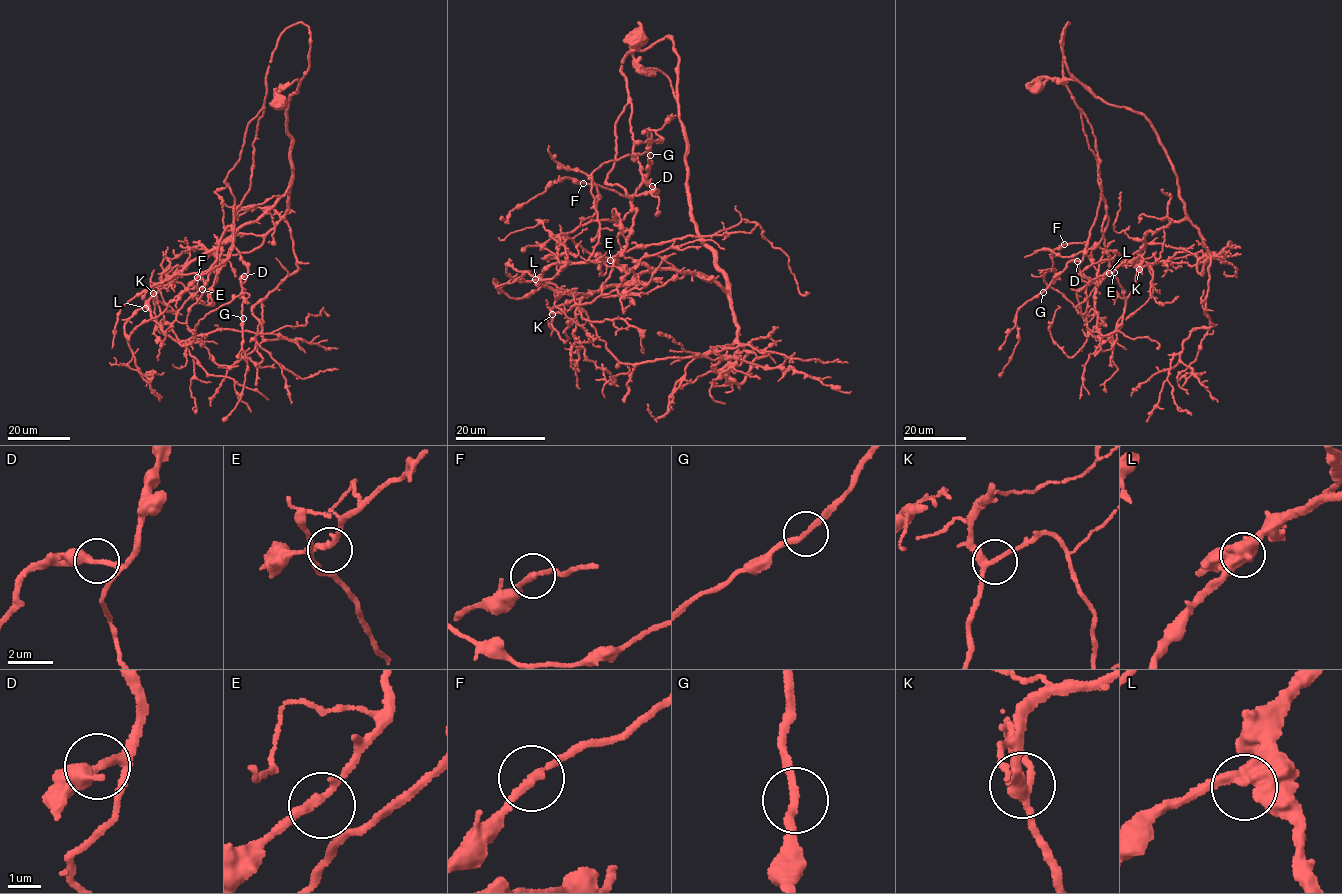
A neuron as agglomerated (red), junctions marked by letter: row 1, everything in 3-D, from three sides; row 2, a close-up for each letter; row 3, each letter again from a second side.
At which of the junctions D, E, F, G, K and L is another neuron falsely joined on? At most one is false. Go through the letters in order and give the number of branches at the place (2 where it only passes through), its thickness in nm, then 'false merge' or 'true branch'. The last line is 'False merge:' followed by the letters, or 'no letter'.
D: 2 branches meet; 320 nm thick; true branch
E: 3 branches meet; 200 nm thick; true branch
F: 2 branches meet; 200 nm thick; true branch
G: 2 branches meet; 220 nm thick; true branch
K: 3 branches meet; 280 nm thick; true branch
L: 2 branches meet; 480 nm thick; true branch
False merge: no letter

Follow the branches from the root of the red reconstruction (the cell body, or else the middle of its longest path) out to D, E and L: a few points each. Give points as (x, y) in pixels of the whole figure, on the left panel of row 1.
D: (278, 103), (298, 79), (292, 182), (221, 244), (202, 289), (234, 240), (263, 109), (225, 179), (244, 276)
E: (278, 103), (274, 91), (298, 79), (285, 124), (292, 182), (221, 244), (202, 289)
L: (278, 103), (274, 91), (298, 79), (285, 124), (290, 185), (256, 220), (192, 259), (145, 308)

